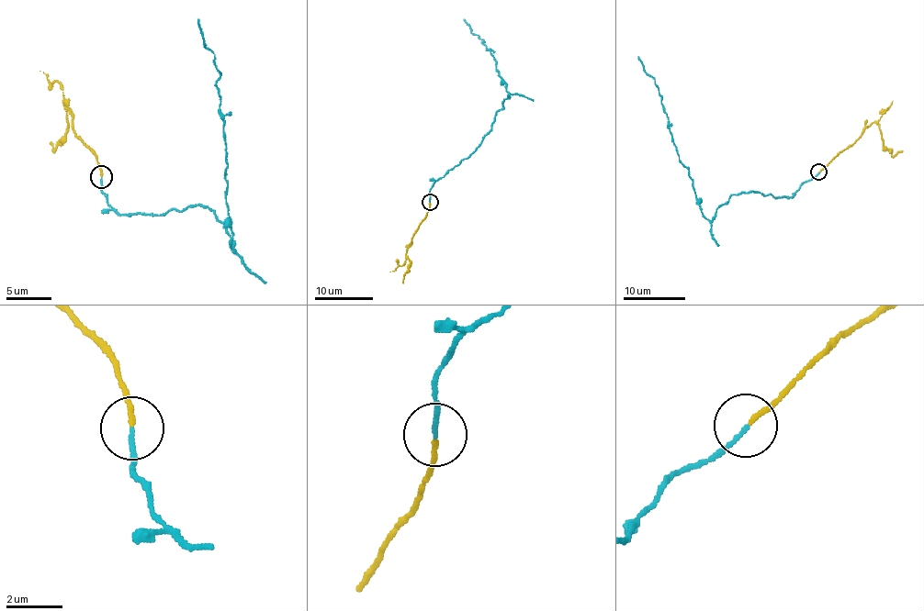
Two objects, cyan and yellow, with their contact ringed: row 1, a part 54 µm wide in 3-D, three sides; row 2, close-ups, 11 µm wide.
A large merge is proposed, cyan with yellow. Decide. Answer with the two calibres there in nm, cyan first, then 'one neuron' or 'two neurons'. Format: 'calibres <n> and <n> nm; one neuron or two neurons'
calibres 130 and 160 nm; two neurons

